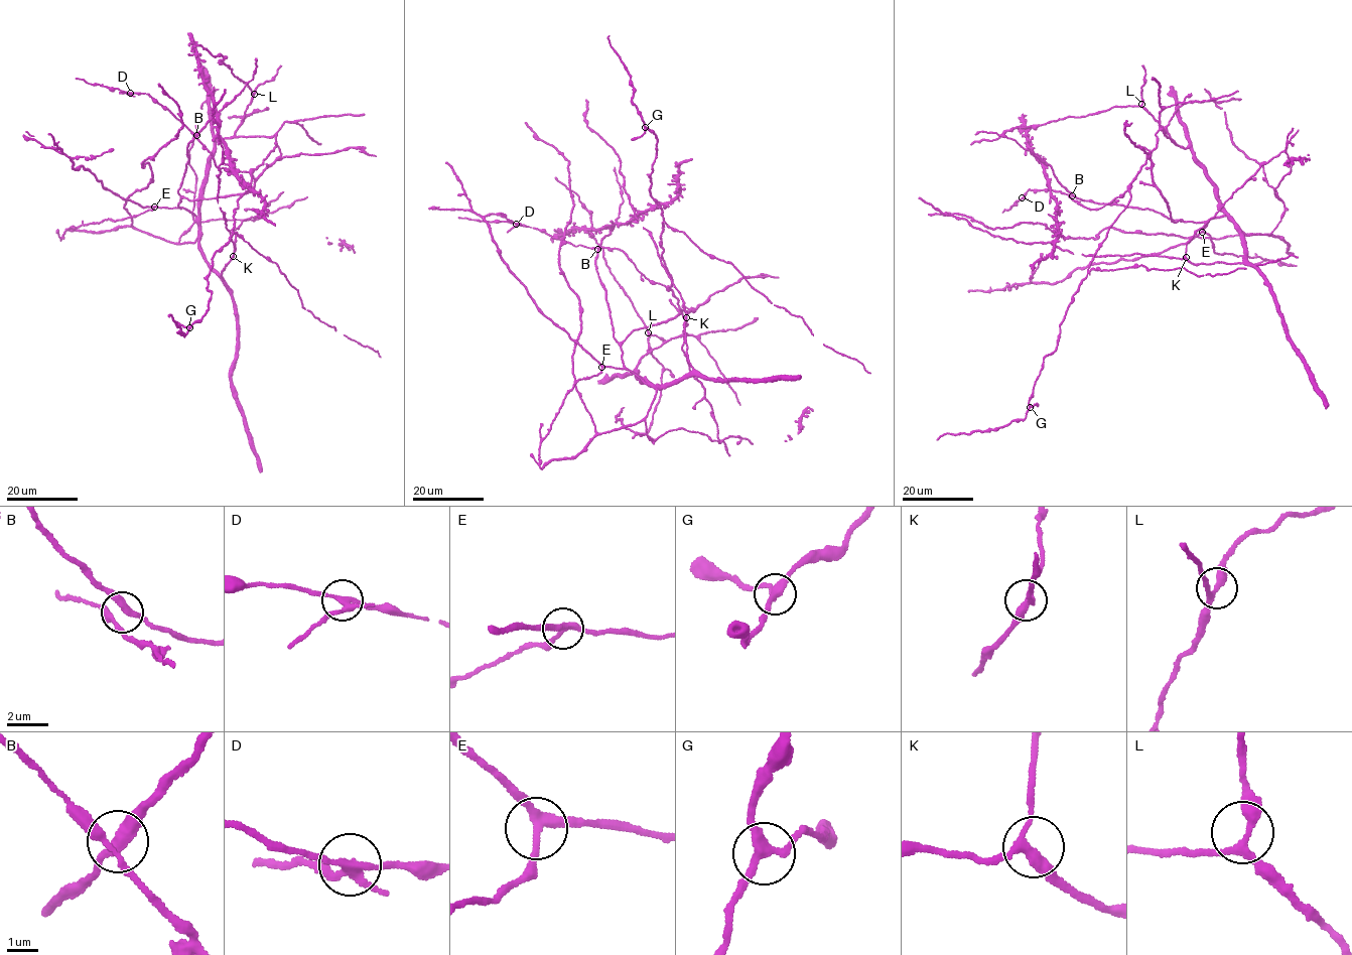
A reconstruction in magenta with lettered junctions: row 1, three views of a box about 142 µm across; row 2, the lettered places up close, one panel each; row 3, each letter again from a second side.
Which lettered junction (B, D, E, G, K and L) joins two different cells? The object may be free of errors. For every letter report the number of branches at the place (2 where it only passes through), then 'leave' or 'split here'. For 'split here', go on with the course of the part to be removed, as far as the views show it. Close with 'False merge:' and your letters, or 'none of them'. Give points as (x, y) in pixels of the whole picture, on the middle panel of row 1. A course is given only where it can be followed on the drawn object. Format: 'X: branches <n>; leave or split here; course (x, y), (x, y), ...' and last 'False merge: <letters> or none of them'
B: branches 4; leave
D: branches 4; split here
E: branches 3; leave
G: branches 3; leave
K: branches 3; leave
L: branches 3; leave
False merge: D

